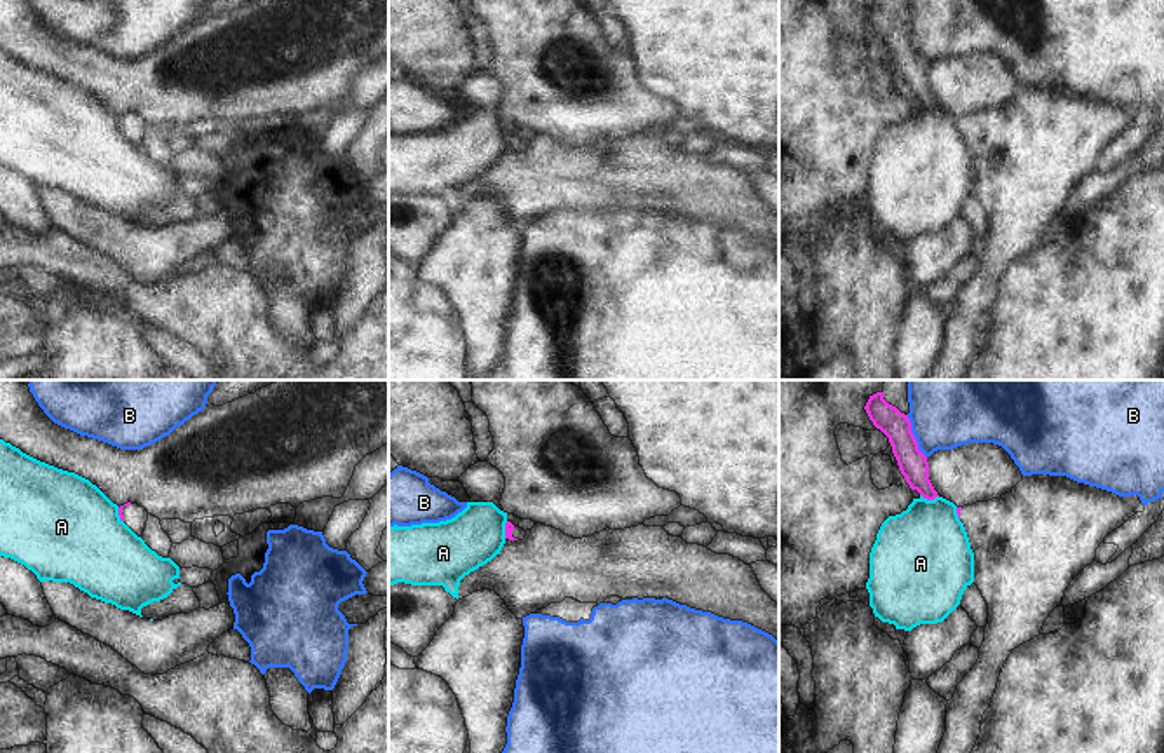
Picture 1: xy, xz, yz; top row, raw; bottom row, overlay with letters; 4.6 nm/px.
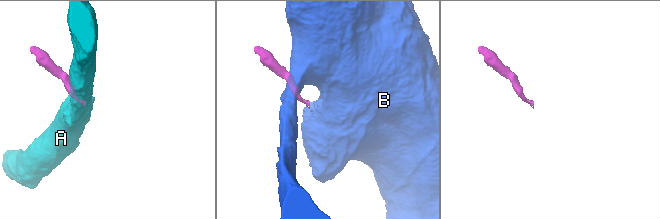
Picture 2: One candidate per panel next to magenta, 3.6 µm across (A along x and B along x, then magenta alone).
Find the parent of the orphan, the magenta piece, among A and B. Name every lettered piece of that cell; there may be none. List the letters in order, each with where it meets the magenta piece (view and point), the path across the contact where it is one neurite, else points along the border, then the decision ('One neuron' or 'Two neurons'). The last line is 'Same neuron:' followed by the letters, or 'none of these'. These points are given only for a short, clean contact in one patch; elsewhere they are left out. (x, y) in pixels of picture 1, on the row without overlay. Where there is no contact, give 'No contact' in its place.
A: Touches magenta at yz (929, 108). Boundary: yz (920, 103), (927, 108), (938, 107). Two neurons
B: Touches magenta at yz (913, 46). Boundary: yz (906, 25), (917, 58), (926, 67). Two neurons
Same neuron: none of these.

